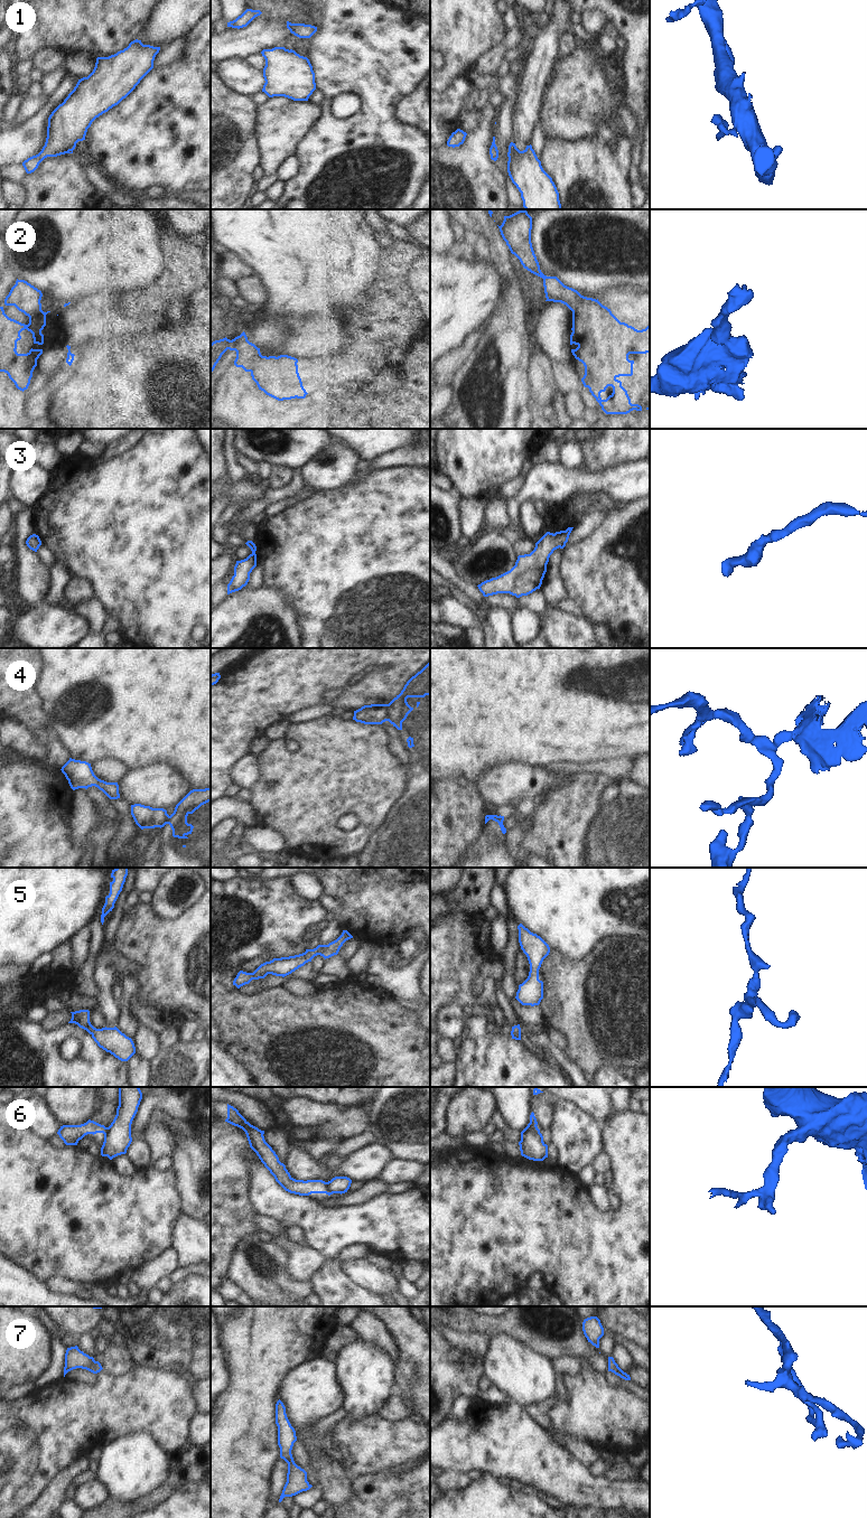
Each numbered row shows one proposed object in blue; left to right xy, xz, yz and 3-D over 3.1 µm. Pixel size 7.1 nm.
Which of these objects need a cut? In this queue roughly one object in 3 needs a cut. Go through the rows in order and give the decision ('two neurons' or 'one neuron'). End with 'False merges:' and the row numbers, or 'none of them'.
1: one neuron
2: two neurons
3: one neuron
4: two neurons
5: one neuron
6: two neurons
7: one neuron
False merges: 2, 4, 6

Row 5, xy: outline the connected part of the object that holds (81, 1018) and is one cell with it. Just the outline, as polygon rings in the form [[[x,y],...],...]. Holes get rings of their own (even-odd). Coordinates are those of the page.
[[[80,1010],[72,1013],[68,1023],[75,1023],[86,1030],[100,1048],[110,1052],[121,1061],[128,1061],[134,1053],[136,1047],[131,1038],[122,1033],[116,1027],[96,1029],[90,1022],[90,1011]]]

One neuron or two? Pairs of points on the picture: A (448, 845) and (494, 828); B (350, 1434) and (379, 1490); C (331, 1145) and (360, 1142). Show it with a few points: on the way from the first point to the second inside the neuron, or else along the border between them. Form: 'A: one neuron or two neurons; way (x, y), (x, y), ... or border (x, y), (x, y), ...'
A: two neurons; border (485, 824), (482, 834), (466, 853)
B: two neurons; border (395, 1467), (351, 1478)
C: one neuron; way (337, 1145), (350, 1145), (353, 1143)

